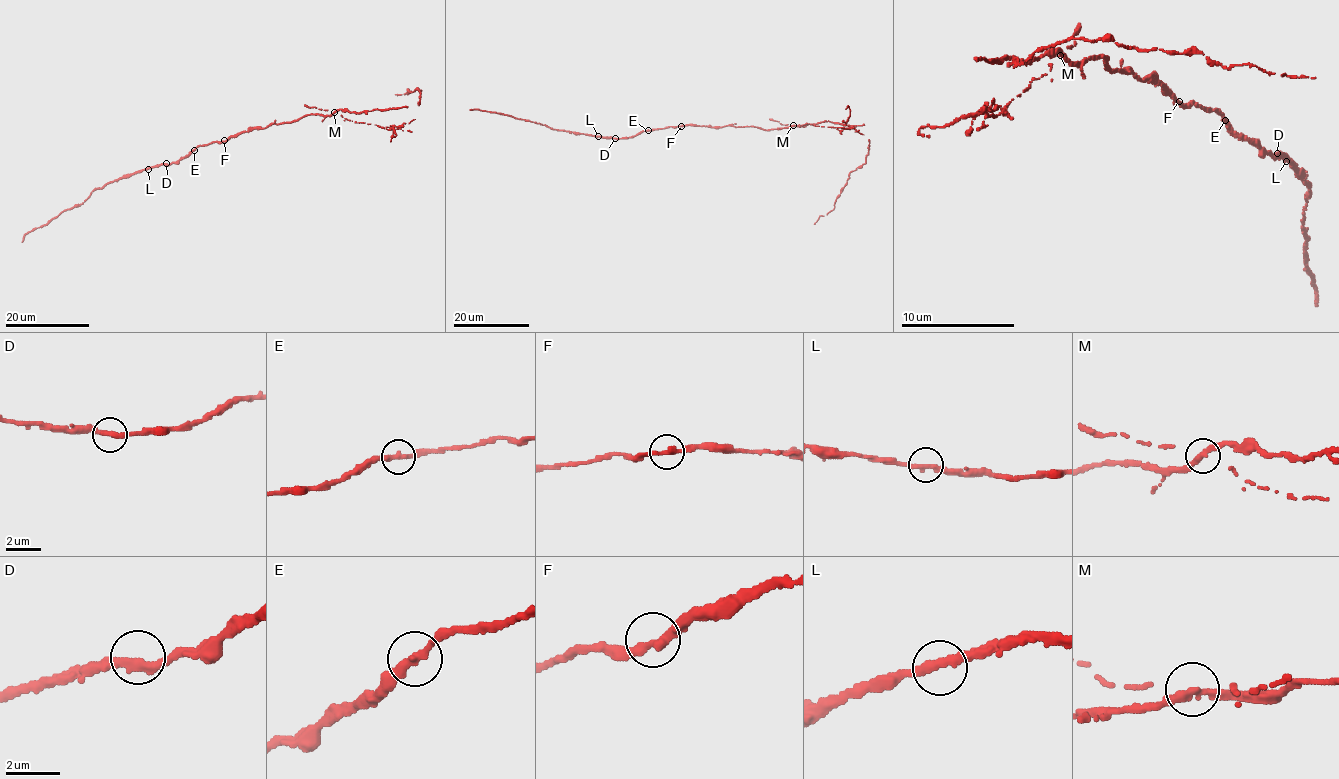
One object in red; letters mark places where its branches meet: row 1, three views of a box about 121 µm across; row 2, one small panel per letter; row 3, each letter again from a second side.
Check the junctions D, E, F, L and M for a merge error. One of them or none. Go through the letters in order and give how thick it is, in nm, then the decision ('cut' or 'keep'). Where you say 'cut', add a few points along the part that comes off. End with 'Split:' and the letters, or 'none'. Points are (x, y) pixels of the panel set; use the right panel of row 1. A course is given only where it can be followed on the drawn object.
D: calibre 320 nm; keep
E: calibre 320 nm; keep
F: calibre 320 nm; keep
L: calibre 320 nm; keep
M: calibre 320 nm; cut
Split: M

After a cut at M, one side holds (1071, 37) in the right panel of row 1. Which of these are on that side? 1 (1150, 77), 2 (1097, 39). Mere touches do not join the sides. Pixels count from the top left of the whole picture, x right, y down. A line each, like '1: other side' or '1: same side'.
1: other side
2: same side

